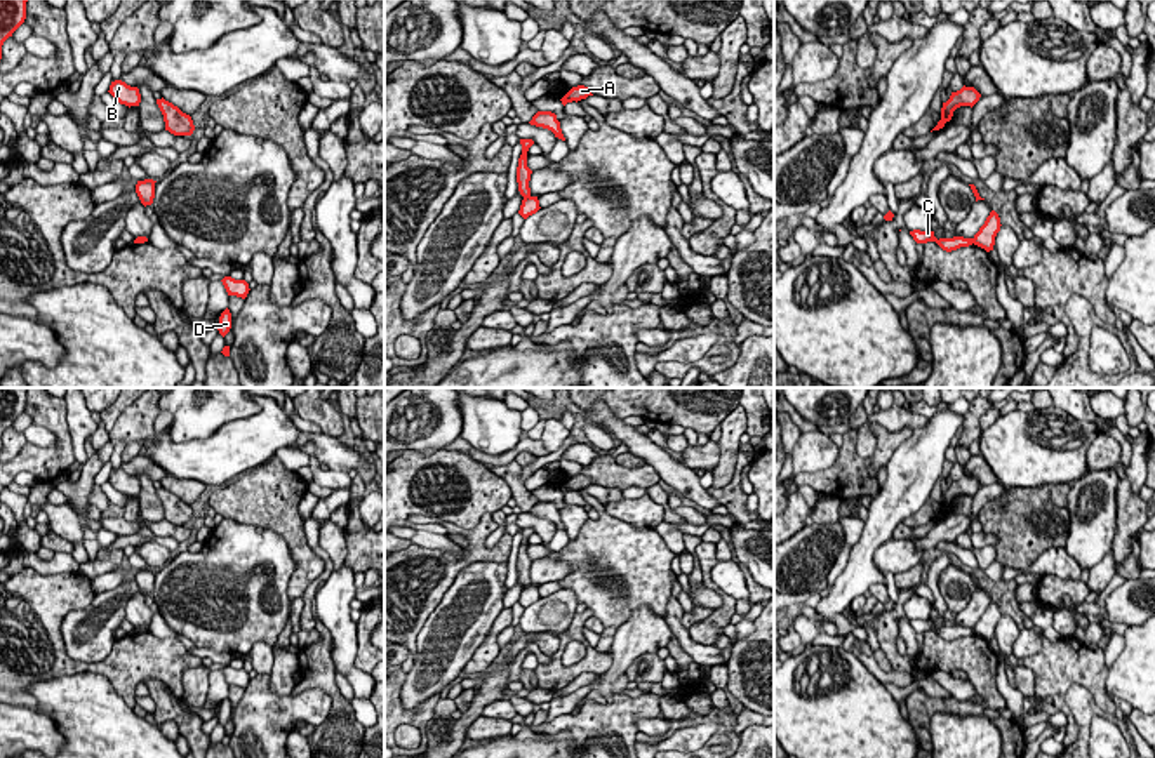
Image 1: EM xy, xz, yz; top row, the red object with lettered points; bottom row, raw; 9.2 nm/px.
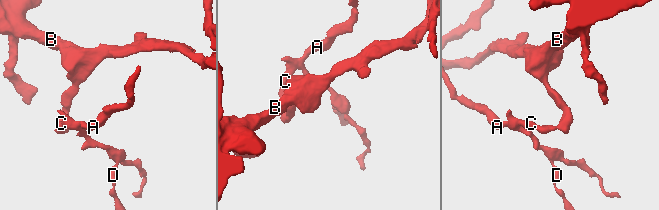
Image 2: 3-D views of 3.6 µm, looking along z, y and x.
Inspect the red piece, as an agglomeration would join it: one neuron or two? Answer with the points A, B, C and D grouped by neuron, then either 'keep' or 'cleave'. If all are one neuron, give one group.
A C D / B | cleave

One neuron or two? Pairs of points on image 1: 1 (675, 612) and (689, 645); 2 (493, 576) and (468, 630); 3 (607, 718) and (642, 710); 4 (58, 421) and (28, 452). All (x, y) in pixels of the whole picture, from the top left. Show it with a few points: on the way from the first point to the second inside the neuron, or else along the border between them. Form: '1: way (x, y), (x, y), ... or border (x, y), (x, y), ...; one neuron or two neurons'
1: way (675, 621), (682, 637); one neuron
2: way (480, 590), (468, 609), (468, 616); one neuron
3: way (616, 718), (625, 710), (634, 710); one neuron
4: way (61, 435), (61, 447), (54, 454), (42, 454); one neuron

